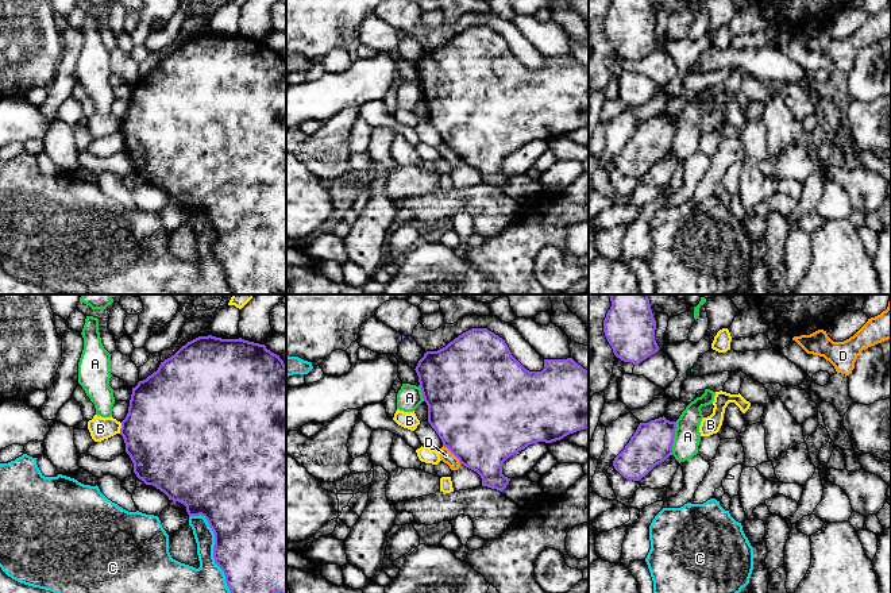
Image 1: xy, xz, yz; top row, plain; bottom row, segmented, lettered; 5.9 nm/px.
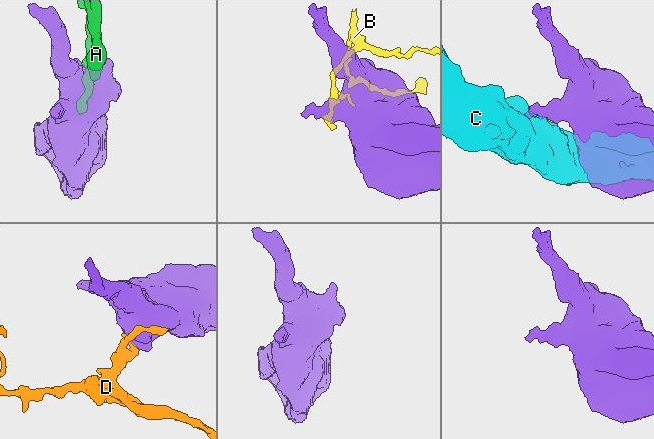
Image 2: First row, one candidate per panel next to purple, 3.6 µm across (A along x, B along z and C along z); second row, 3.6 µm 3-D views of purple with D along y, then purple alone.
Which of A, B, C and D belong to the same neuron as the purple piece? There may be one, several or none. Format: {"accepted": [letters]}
{"accepted": []}

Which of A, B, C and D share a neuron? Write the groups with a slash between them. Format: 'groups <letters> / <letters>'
groups A / B / C / D

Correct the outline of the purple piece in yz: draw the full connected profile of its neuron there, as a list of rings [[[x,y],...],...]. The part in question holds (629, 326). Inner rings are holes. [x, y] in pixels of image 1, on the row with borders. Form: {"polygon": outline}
{"polygon": [[[609,294],[612,307],[603,320],[603,332],[617,358],[637,365],[659,351],[655,340],[656,320],[648,294]]]}

